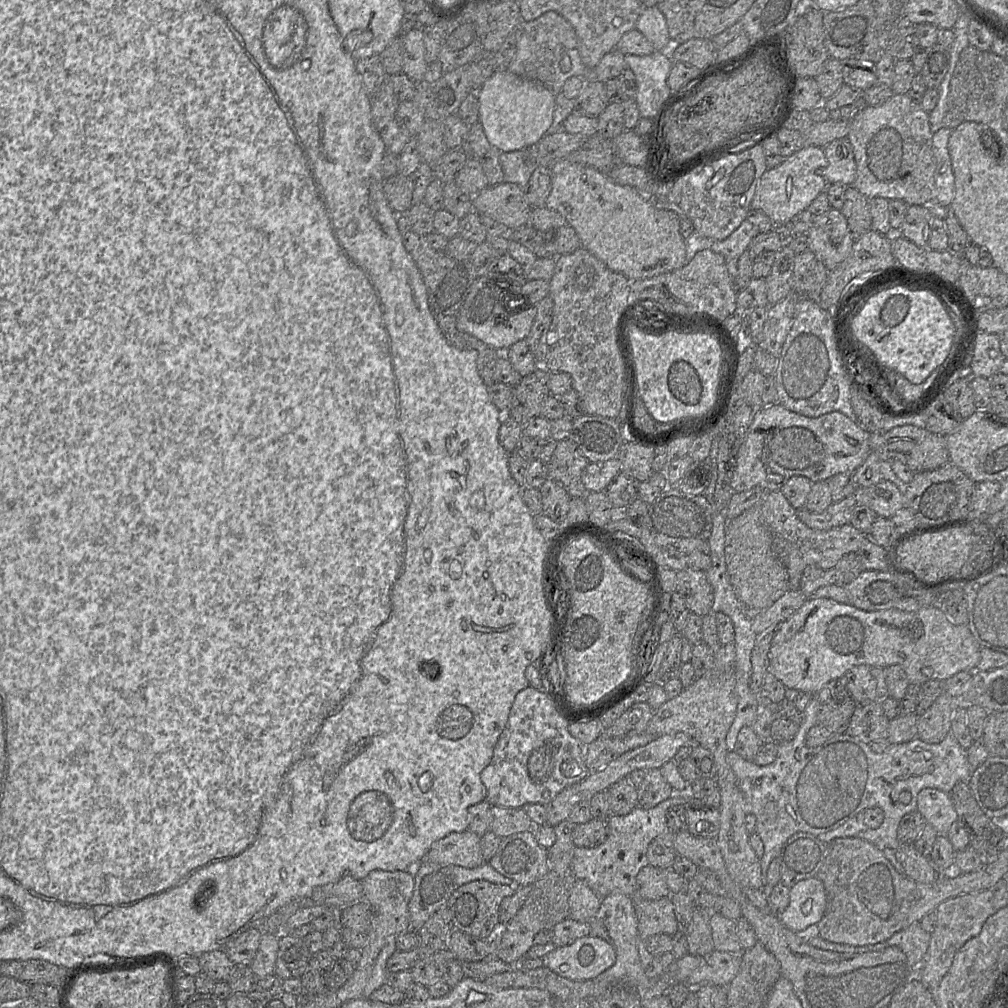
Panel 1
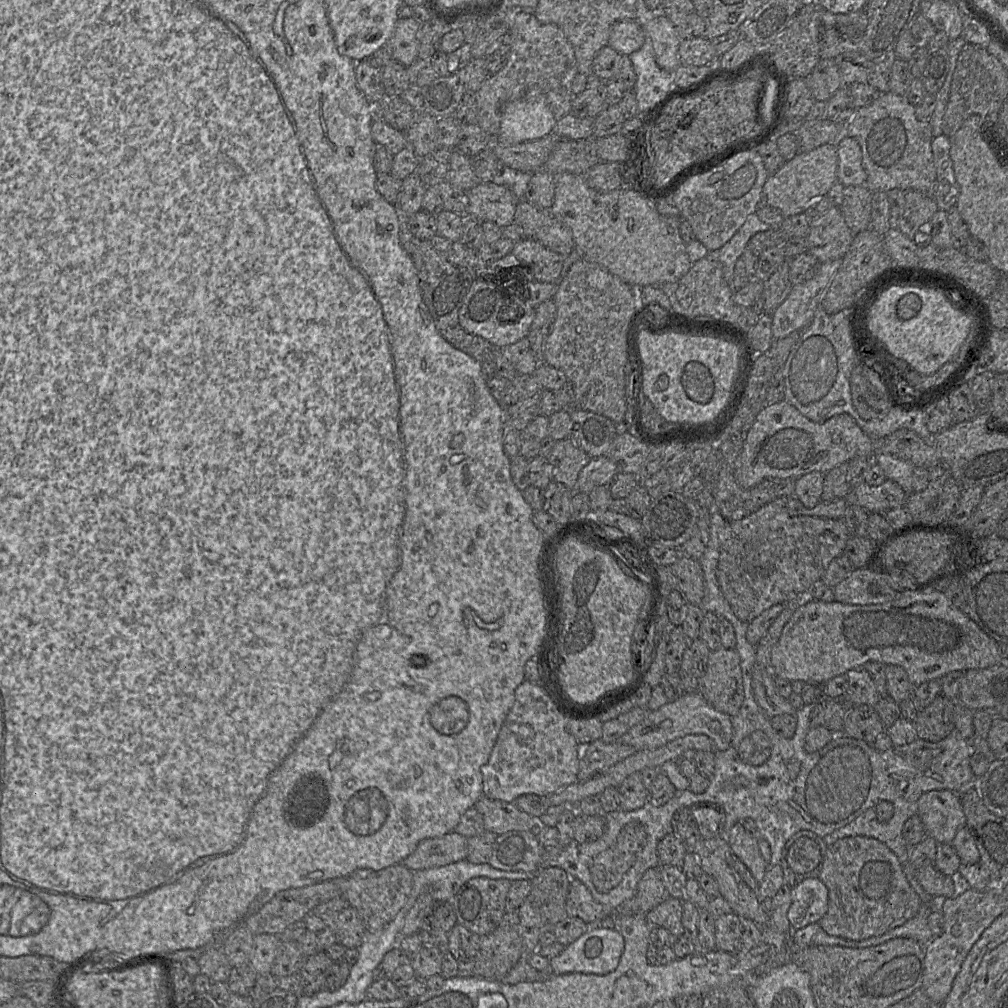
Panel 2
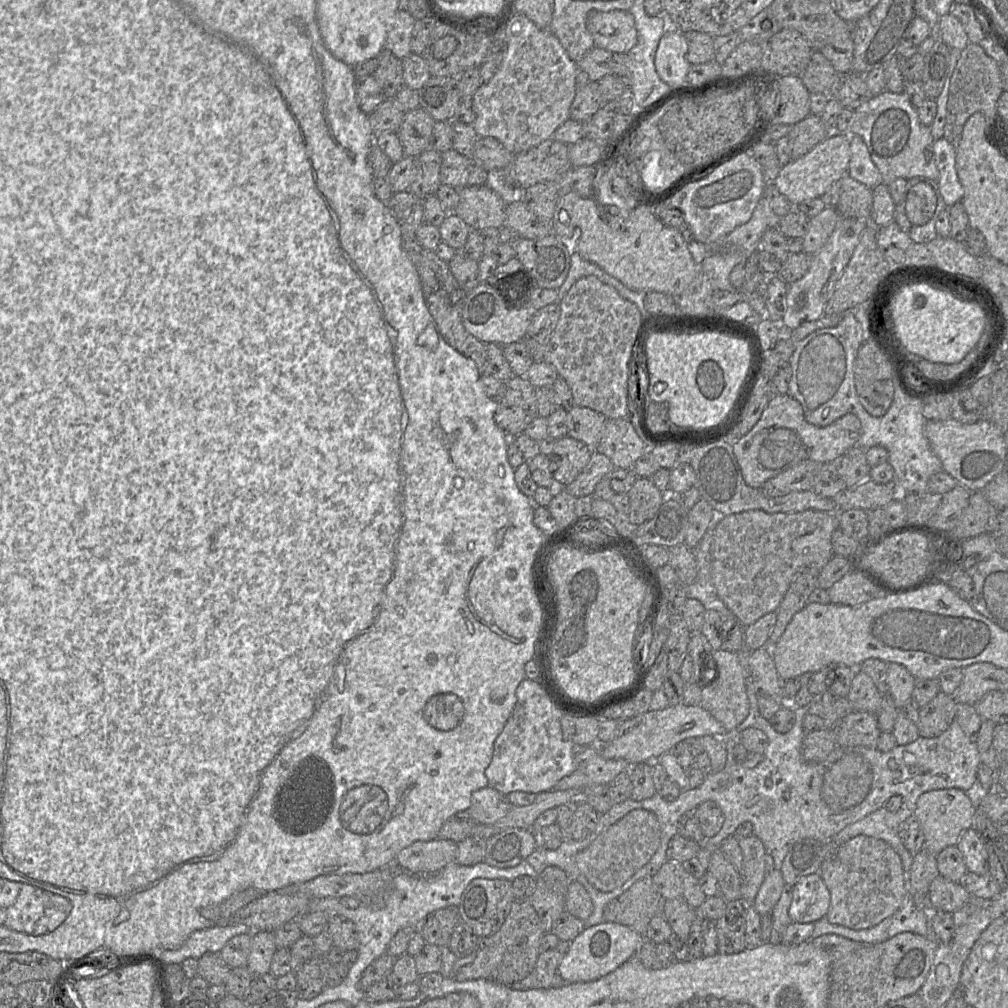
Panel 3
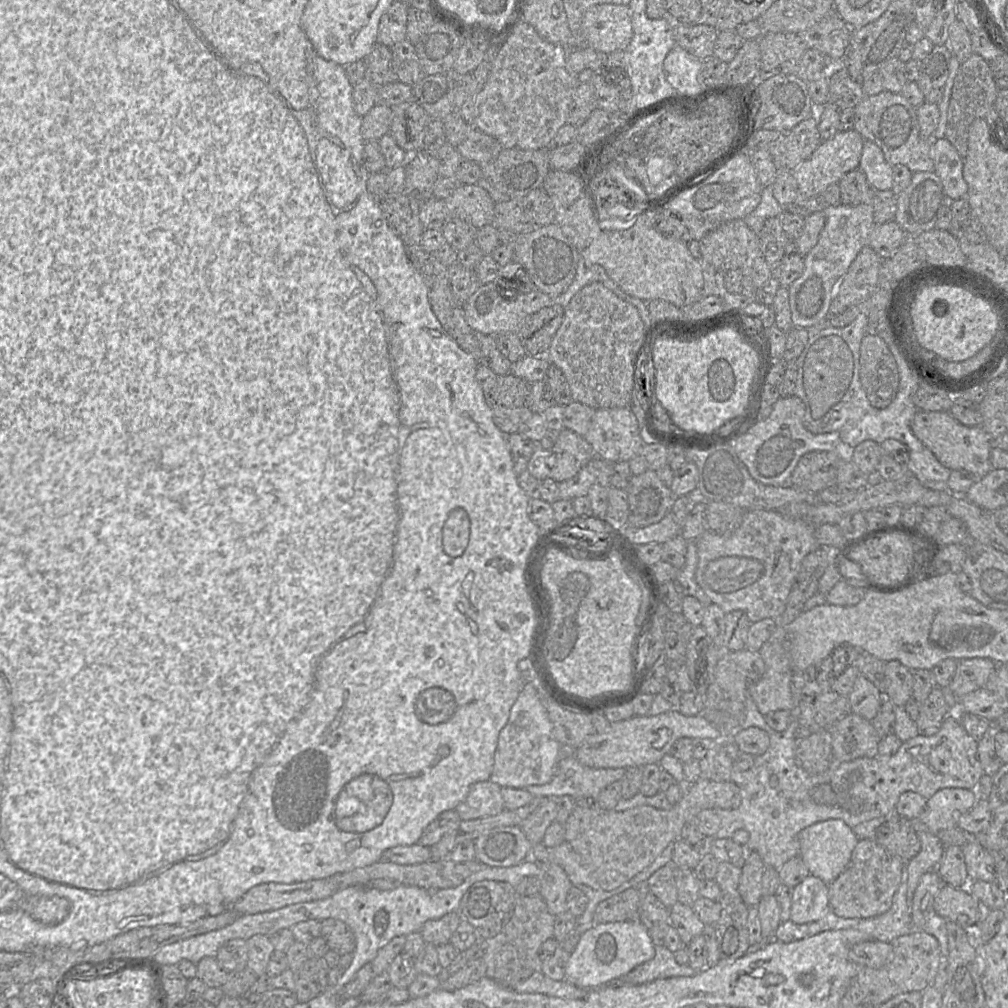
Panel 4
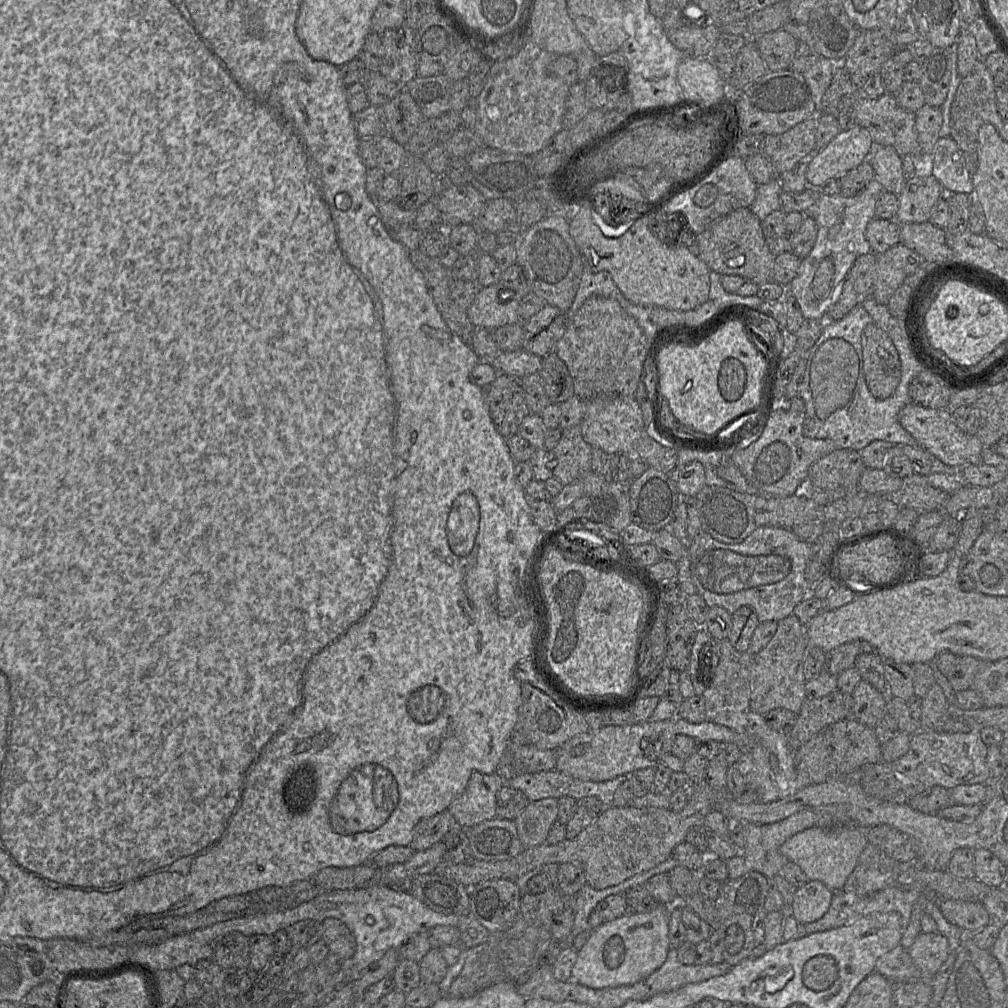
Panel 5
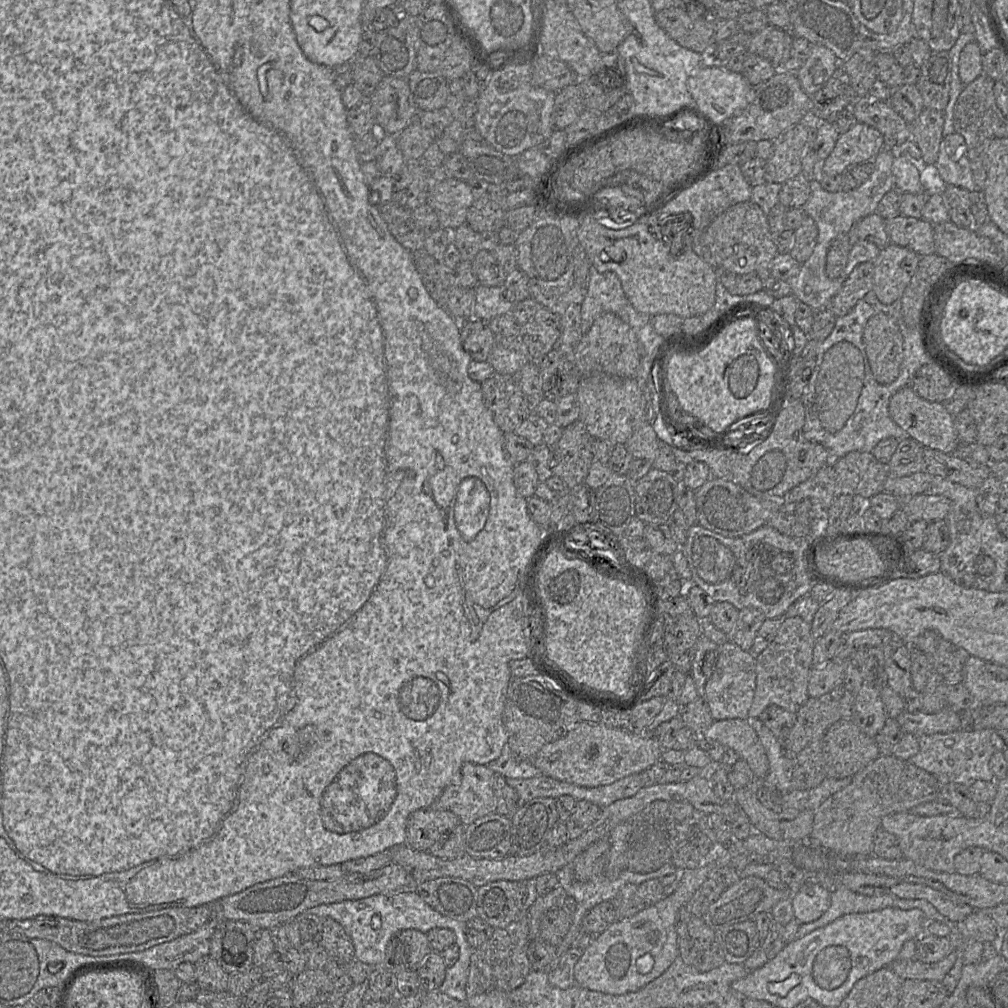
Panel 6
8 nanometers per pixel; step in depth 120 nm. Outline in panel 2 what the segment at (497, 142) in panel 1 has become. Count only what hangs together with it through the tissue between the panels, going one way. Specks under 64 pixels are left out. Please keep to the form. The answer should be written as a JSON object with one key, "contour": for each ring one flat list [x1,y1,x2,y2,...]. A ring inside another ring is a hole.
{"contour":[[529,88,525,95,502,107,500,126,494,141,516,145,553,134,557,119,539,88]]}

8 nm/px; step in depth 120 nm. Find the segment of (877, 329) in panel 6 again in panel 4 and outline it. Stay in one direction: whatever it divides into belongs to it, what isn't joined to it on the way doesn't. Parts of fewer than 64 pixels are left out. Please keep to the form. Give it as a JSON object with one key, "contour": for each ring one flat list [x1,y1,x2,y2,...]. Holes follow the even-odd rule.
{"contour":[[867,333,860,344,859,378,869,403,878,409,894,400,899,386,899,373,893,354,876,333]]}

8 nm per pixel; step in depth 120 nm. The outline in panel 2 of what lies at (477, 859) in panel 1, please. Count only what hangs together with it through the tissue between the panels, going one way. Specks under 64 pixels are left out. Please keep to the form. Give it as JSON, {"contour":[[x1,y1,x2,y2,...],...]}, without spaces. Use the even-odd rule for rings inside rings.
{"contour":[[452,831,420,841,402,864,412,872,443,867,467,857,467,838]]}

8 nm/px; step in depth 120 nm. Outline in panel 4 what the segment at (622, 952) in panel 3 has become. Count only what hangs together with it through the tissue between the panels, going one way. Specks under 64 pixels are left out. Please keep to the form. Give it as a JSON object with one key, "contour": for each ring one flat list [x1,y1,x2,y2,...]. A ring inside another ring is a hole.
{"contour":[[641,922,595,924,580,935,579,942,569,957,564,980,585,990,597,989,629,973,636,966,652,959,654,955,655,946]]}

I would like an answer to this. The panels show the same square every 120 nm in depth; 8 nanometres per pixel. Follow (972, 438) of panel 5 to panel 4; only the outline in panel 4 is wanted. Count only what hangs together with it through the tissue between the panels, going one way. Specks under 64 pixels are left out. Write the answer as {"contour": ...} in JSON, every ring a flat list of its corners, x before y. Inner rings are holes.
{"contour":[[917,410,911,429,938,461,951,471,965,470,975,477,983,478,992,470,990,452,994,442,982,426,964,426,949,412]]}

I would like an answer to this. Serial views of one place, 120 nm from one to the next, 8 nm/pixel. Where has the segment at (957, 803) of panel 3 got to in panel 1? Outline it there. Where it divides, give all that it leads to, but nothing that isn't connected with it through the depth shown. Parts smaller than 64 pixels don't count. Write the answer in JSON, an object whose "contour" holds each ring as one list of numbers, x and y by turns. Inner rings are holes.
{"contour":[[924,788,918,793,917,811,922,815,926,823,935,828,938,835,946,836,952,823,957,820,957,813,949,793,933,788]]}

